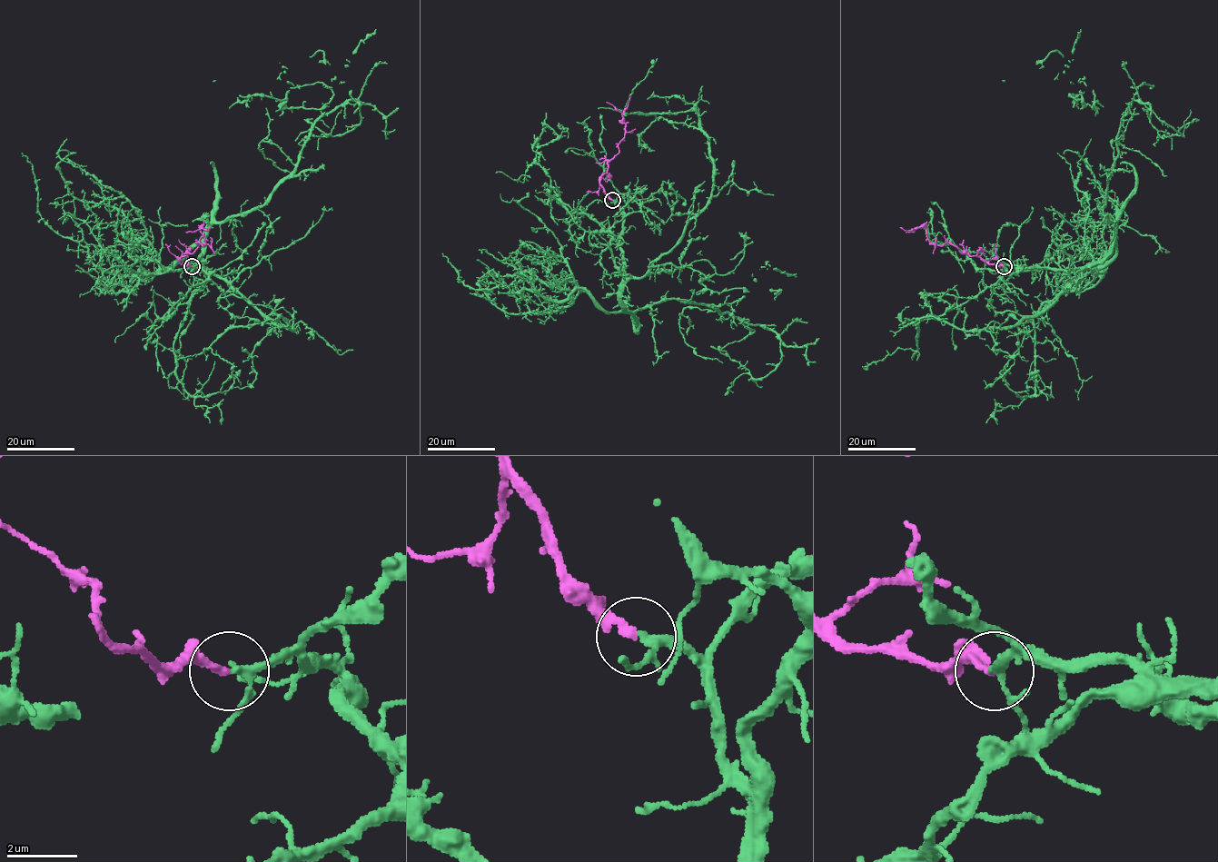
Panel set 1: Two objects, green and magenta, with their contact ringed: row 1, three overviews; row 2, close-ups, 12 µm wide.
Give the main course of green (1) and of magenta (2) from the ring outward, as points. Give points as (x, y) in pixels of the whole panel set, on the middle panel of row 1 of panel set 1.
1: (612, 200), (627, 311), (672, 299), (743, 319), (742, 289), (711, 292), (697, 271), (661, 267), (633, 199)
2: (612, 200), (599, 177), (619, 152), (625, 124), (620, 122), (630, 96)

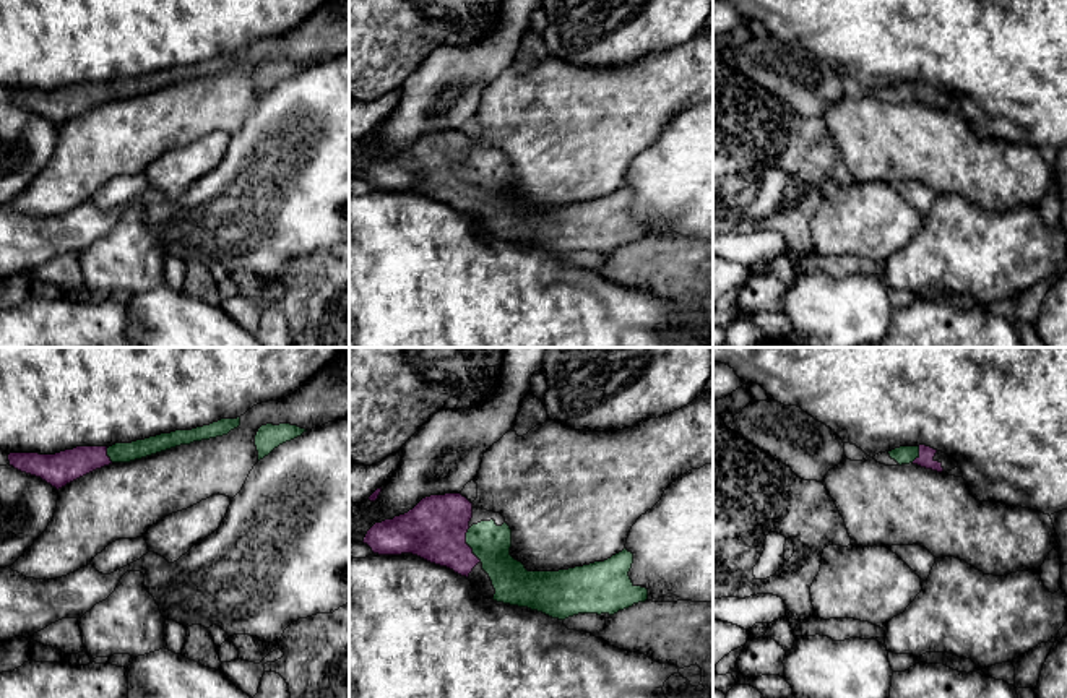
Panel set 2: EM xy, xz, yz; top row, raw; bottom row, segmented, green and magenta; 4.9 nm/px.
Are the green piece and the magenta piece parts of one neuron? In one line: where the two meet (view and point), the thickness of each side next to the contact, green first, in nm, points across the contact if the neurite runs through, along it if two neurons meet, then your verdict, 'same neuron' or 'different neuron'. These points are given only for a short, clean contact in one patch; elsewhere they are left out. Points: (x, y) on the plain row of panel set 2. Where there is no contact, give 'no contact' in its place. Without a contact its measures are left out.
contact xz (466, 179); calibres 190 and 300 nm; way xz (491, 180), (466, 179), (450, 179), (436, 164); same neuron

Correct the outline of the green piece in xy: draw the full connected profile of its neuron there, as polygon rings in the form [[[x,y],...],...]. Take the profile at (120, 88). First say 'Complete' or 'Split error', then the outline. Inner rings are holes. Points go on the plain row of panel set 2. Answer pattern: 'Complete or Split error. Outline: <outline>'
Split error. Outline: [[[221,55],[192,67],[175,67],[132,80],[112,83],[76,83],[55,91],[10,89],[8,97],[15,106],[41,114],[57,127],[67,120],[112,99],[130,99],[180,81],[227,71],[240,62],[237,55]]]

